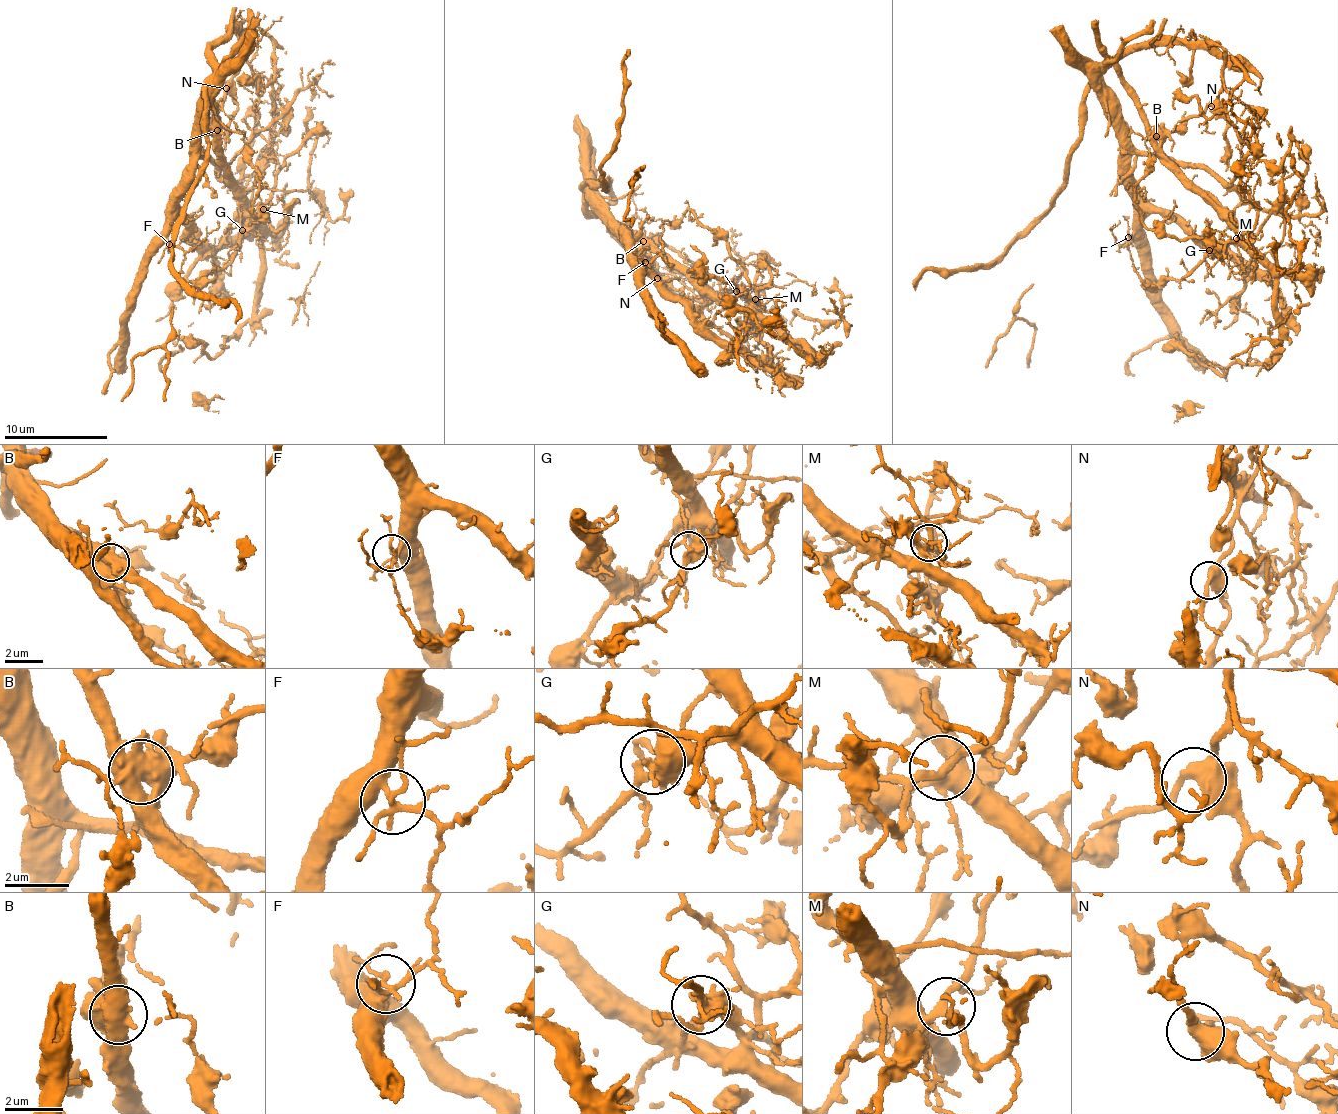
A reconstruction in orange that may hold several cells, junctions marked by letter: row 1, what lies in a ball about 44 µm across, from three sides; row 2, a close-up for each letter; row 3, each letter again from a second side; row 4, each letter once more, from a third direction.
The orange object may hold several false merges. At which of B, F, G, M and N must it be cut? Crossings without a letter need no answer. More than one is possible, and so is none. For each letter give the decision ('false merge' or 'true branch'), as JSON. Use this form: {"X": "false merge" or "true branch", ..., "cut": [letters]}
{"B": "false merge", "F": "true branch", "G": "false merge", "M": "true branch", "N": "true branch", "cut": ["B", "G"]}

